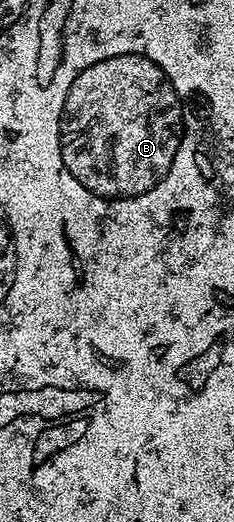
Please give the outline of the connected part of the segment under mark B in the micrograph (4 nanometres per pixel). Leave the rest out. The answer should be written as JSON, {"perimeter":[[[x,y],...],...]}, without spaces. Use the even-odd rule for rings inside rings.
{"perimeter":[[[120,54],[112,58],[104,58],[88,70],[80,70],[68,86],[68,98],[64,98],[64,108],[58,108],[60,122],[54,137],[58,140],[58,160],[62,160],[62,172],[86,192],[86,196],[94,196],[94,200],[102,200],[102,204],[126,204],[126,200],[142,200],[142,196],[150,196],[150,192],[158,192],[166,180],[170,180],[170,172],[174,172],[174,164],[178,164],[178,152],[182,152],[182,144],[186,144],[186,132],[190,132],[190,120],[186,120],[186,96],[178,92],[178,84],[174,84],[174,76],[164,71],[152,58],[144,58],[144,54]]]}

